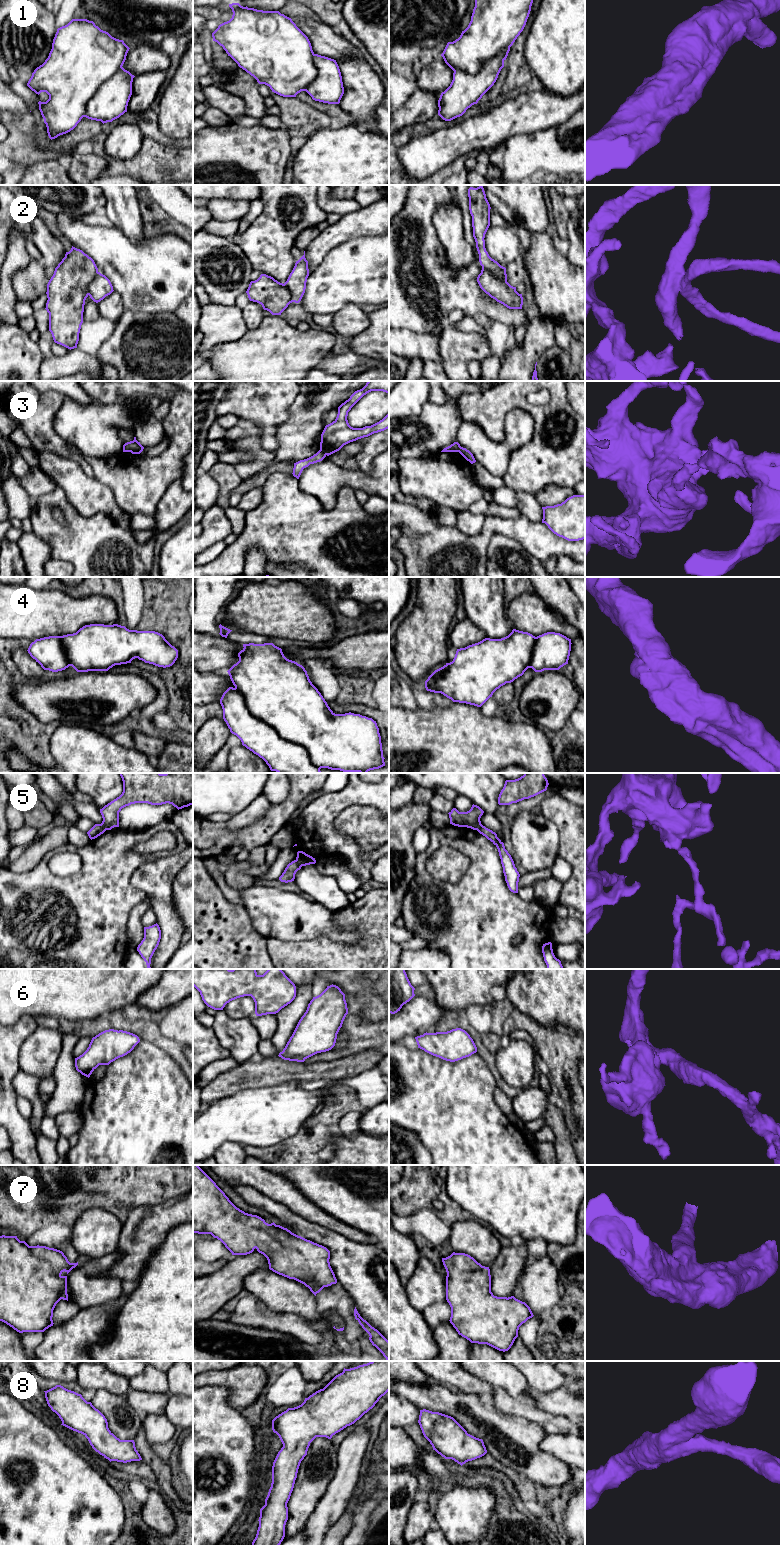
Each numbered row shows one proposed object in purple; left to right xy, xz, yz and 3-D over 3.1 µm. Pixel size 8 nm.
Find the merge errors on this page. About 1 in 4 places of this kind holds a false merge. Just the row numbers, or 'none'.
3, 5

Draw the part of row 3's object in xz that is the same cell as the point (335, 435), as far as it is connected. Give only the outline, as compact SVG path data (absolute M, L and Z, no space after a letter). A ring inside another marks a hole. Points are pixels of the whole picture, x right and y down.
M368 381L362 389L355 391L338 407L336 419L326 425L321 434L320 451L325 455L329 456L350 442L389 428L389 413L379 422L363 428L353 428L348 423L348 412L364 395L371 391L389 393L389 381Z

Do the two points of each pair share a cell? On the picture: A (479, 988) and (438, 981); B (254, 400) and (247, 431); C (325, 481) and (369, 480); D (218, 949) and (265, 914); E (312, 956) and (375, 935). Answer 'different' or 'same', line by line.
A: same
B: different
C: same
D: different
E: same

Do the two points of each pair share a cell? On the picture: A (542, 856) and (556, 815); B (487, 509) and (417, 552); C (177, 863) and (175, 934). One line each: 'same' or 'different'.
A: different
B: different
C: same

